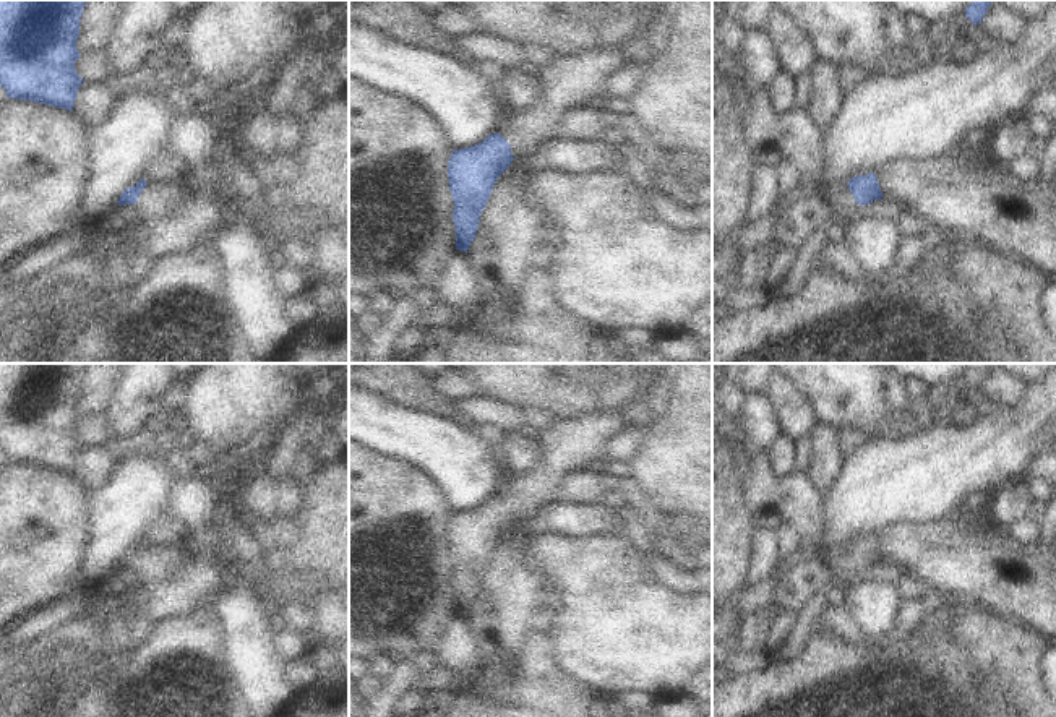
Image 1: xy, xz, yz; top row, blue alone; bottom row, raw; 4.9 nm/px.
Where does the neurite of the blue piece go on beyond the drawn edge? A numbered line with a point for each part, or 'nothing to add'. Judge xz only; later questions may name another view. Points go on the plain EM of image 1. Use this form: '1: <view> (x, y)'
1: xz (565, 446)

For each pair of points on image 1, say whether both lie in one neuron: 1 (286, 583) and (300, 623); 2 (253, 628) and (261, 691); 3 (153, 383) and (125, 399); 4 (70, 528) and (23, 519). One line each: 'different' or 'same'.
1: same
2: same
3: same
4: same

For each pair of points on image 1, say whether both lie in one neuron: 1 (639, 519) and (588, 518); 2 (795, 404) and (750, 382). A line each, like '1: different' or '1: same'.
1: same
2: same

